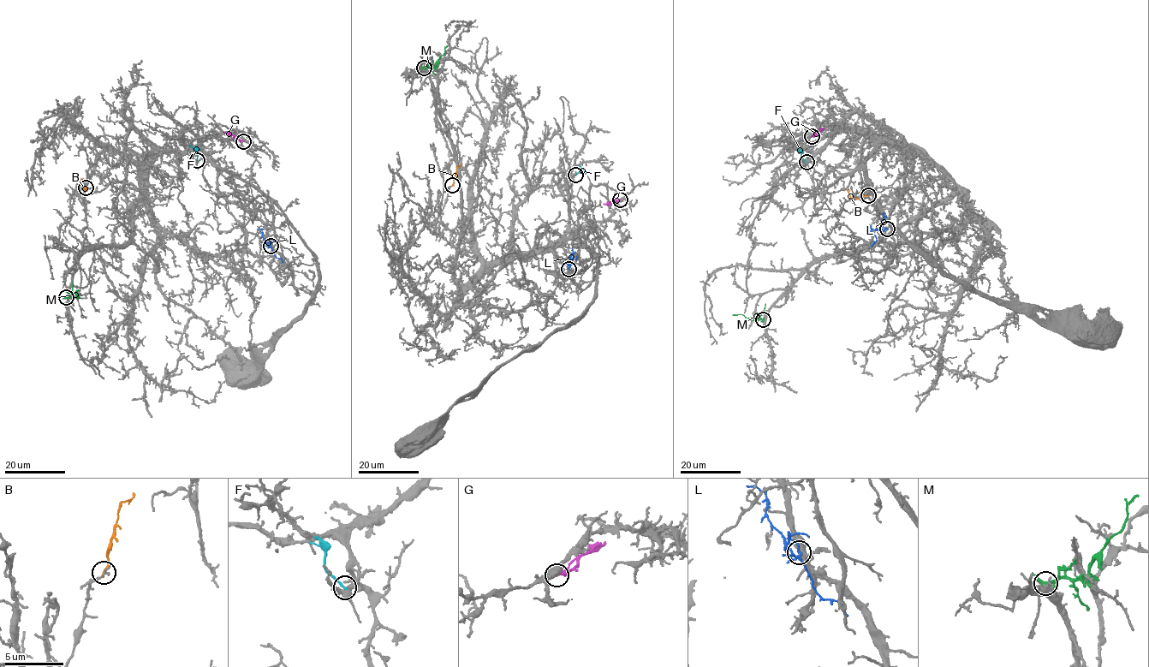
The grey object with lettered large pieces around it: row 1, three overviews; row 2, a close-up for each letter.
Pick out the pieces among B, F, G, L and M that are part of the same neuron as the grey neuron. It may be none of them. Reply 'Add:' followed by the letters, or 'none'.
Add: none

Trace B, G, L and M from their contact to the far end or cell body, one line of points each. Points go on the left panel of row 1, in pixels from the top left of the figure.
B: (86, 187), (83, 188), (80, 178)
G: (244, 141), (223, 131)
L: (270, 246), (266, 245), (282, 262)
M: (66, 297), (77, 294), (78, 290)

